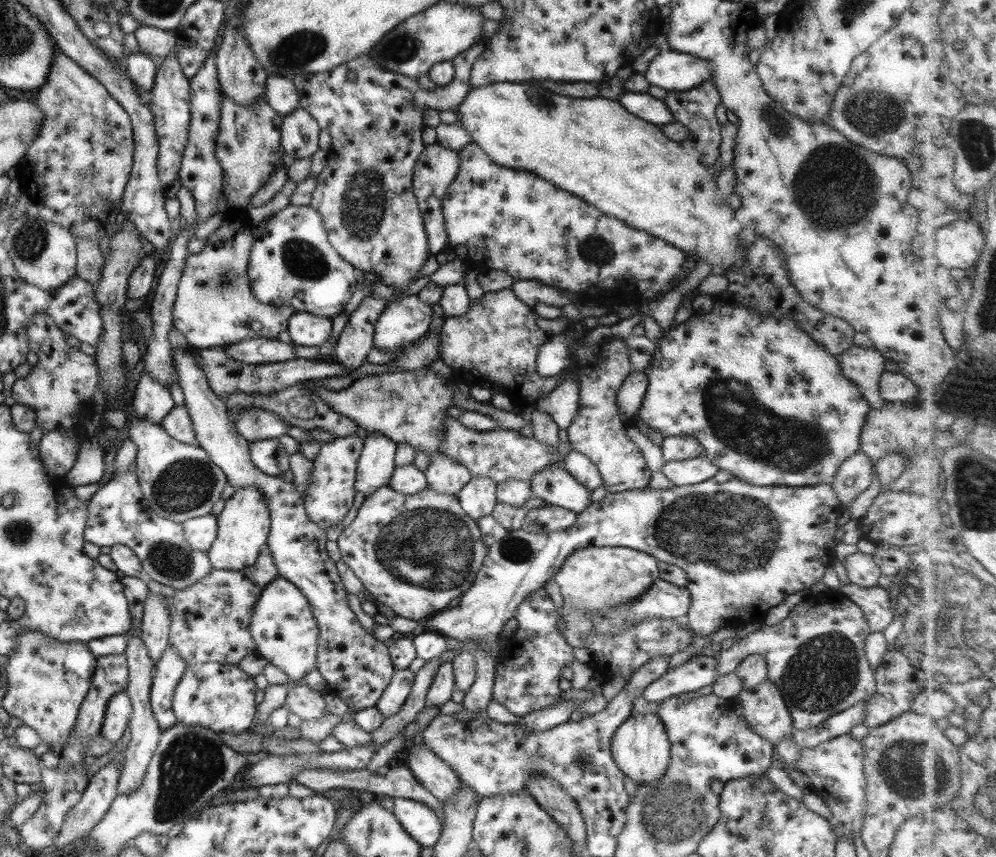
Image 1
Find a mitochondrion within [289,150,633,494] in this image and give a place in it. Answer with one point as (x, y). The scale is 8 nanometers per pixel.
(362, 208)

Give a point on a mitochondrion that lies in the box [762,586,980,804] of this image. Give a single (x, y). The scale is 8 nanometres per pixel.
(823, 674)

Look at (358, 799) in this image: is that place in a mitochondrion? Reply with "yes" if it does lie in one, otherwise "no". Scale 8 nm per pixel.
no

